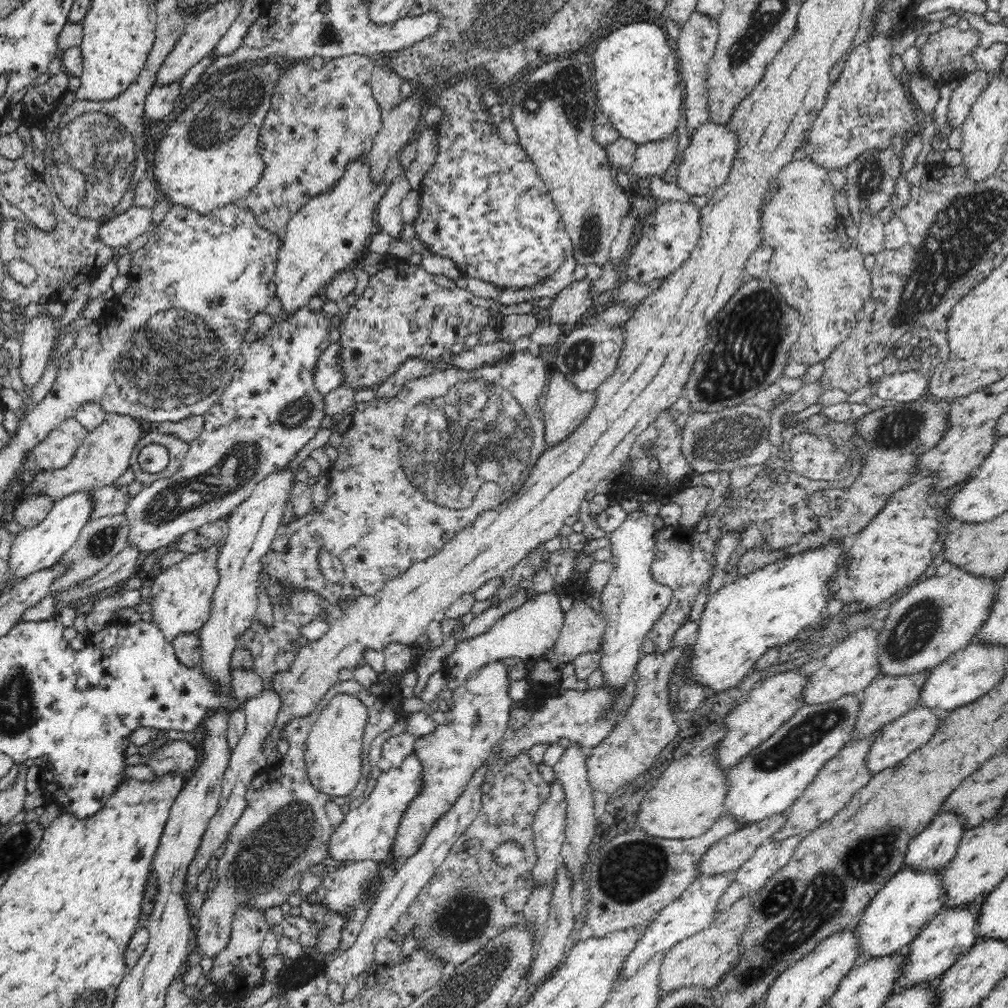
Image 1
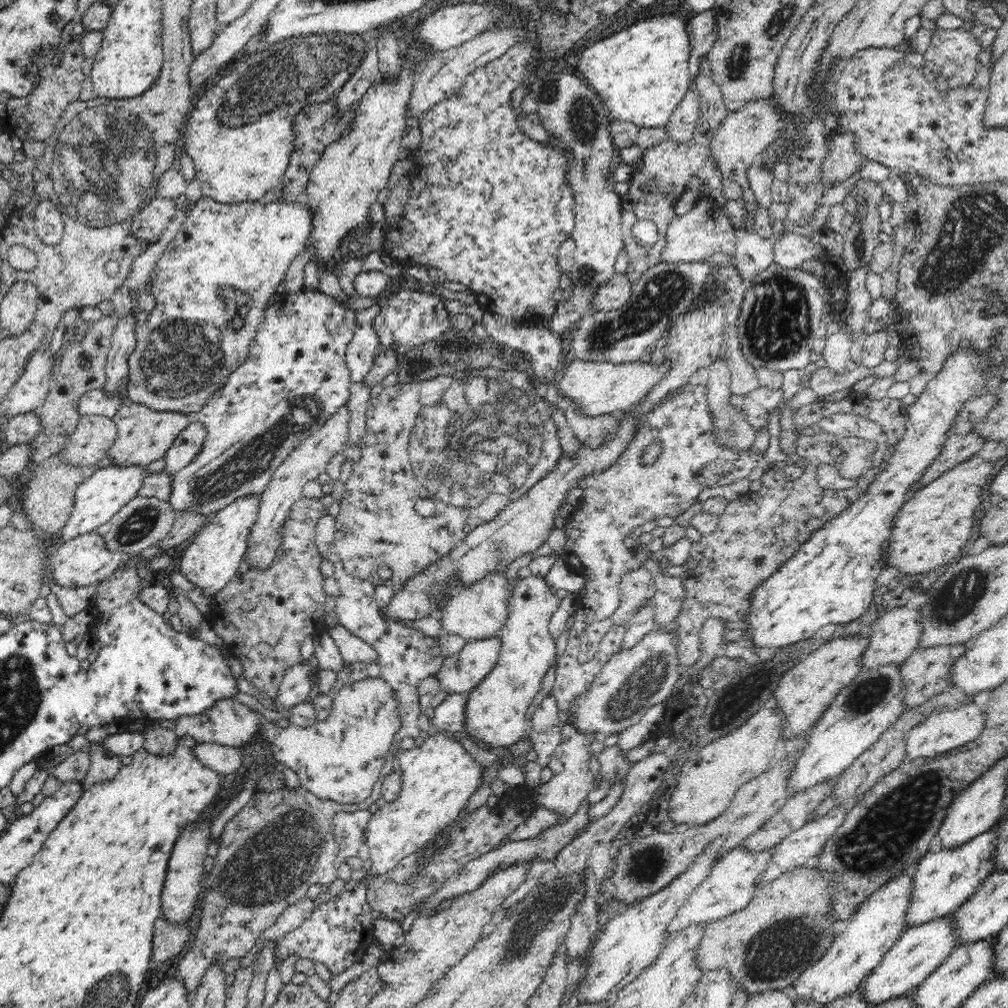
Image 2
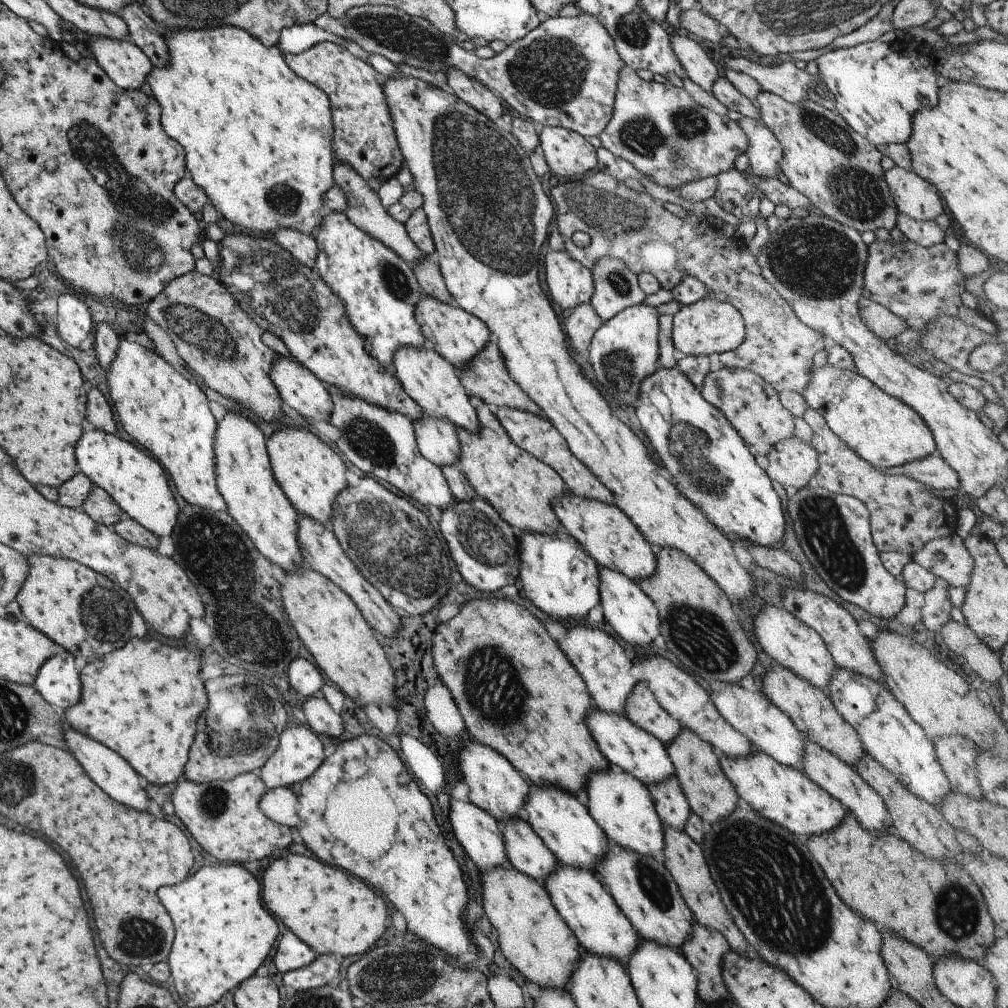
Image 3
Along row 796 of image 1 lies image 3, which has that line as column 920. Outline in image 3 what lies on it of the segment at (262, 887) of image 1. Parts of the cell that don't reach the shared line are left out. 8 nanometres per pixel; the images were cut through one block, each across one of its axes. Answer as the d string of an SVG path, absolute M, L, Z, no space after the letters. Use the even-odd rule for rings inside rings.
M875 239L868 245L868 255L864 266L862 282L862 296L873 302L881 303L894 315L902 318L908 326L895 336L894 344L903 344L911 349L913 355L923 361L928 361L937 375L945 375L952 378L955 383L965 383L981 392L986 402L999 400L991 383L978 376L967 376L947 363L936 359L921 347L921 335L926 334L926 325L939 317L955 317L961 319L967 326L978 328L987 334L996 335L996 326L990 318L977 311L965 307L960 299L964 291L965 276L958 269L958 260L955 251L951 251L944 243L937 243L930 247L922 247L914 242L894 242L891 239L881 241Z

